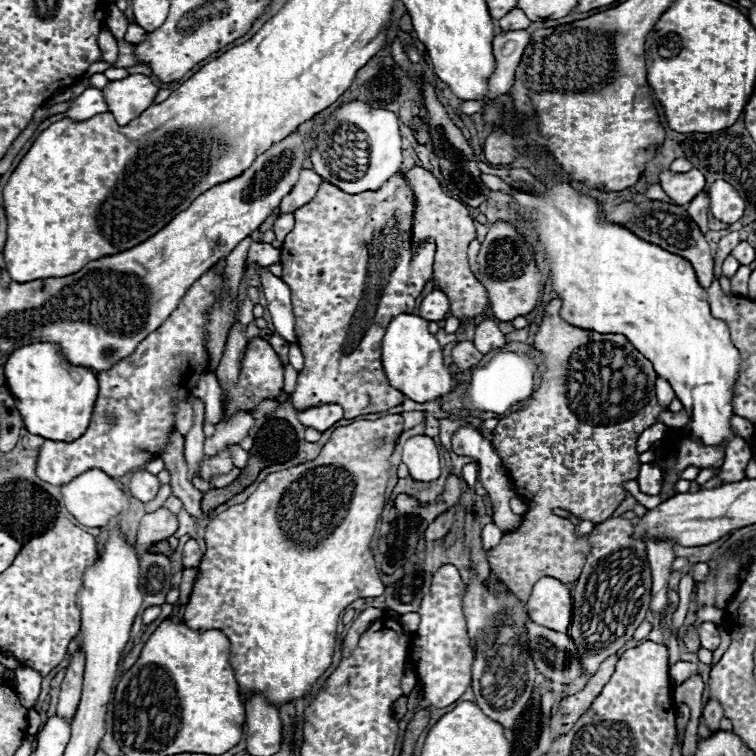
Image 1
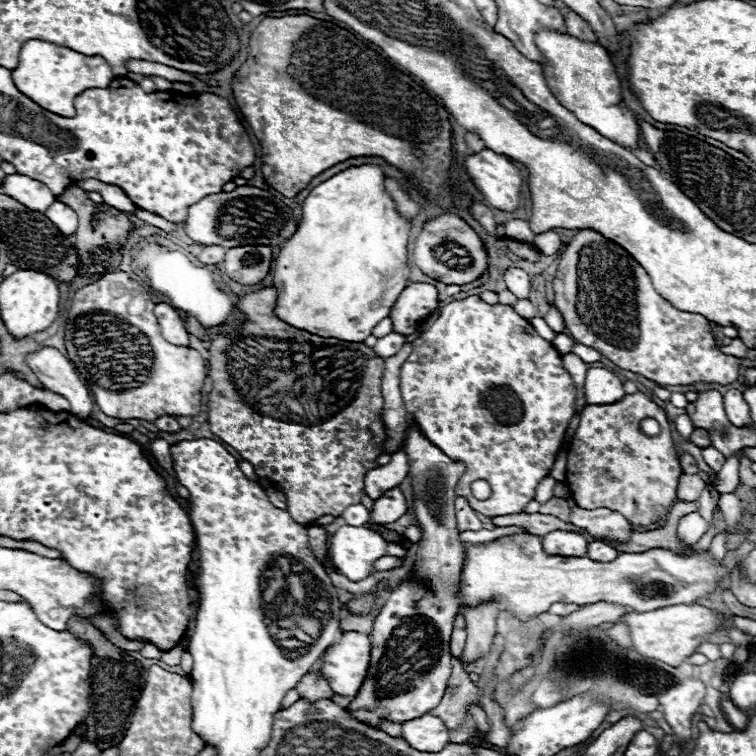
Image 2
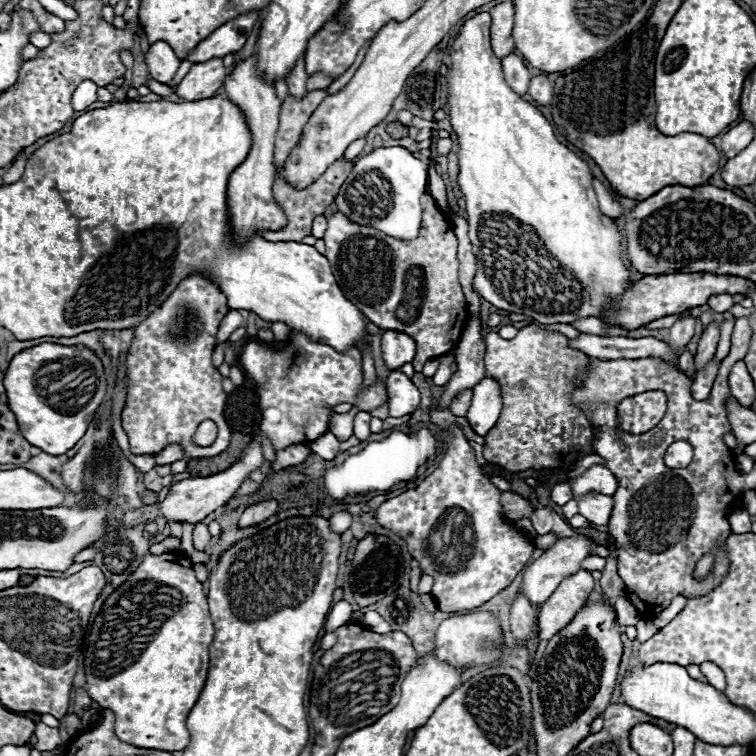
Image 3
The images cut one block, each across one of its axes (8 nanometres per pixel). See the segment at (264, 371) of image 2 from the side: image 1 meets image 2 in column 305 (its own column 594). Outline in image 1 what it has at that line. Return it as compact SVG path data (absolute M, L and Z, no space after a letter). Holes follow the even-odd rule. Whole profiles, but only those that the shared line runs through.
M558 298L548 302L544 320L534 336L532 346L542 352L546 366L540 388L532 394L522 410L510 412L506 418L502 418L492 434L492 444L498 450L504 468L510 472L518 496L522 496L530 508L524 514L522 524L516 530L506 532L500 544L488 550L488 562L496 570L498 578L522 602L528 600L532 586L542 576L552 576L568 584L580 576L584 566L588 536L574 536L574 524L552 514L552 508L564 508L574 516L594 524L610 518L626 498L622 482L634 480L638 476L640 454L636 452L636 440L646 428L658 422L656 418L662 412L662 406L656 402L654 394L656 372L648 358L644 358L622 334L600 334L568 324L560 318L560 308L562 302Z

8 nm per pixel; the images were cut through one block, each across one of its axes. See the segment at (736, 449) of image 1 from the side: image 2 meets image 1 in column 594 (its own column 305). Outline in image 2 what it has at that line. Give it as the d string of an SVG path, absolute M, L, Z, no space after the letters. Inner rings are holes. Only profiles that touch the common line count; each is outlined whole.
M352 166L318 184L302 204L298 230L282 244L272 261L272 286L278 290L274 314L286 324L322 338L346 342L366 340L372 328L388 316L398 294L406 288L410 274L408 230L408 220L394 210L394 202L384 192L380 166Z

